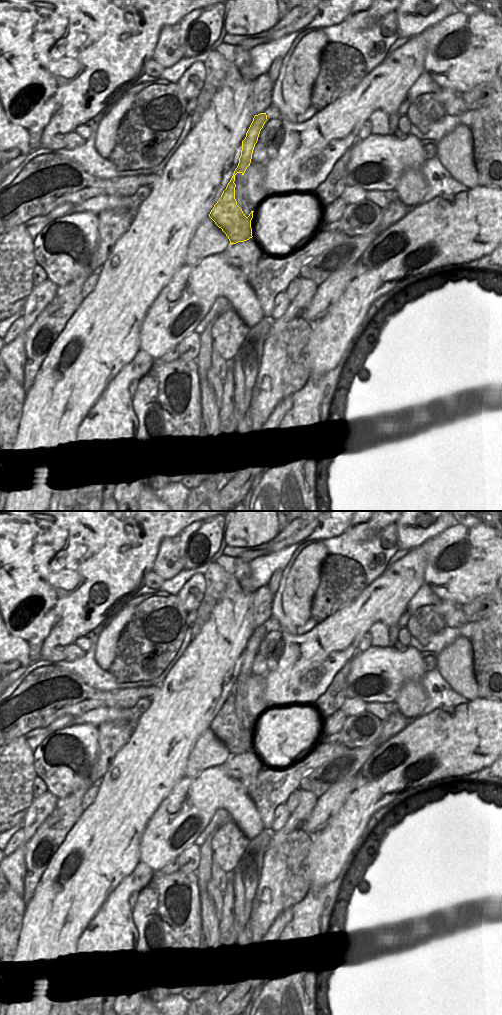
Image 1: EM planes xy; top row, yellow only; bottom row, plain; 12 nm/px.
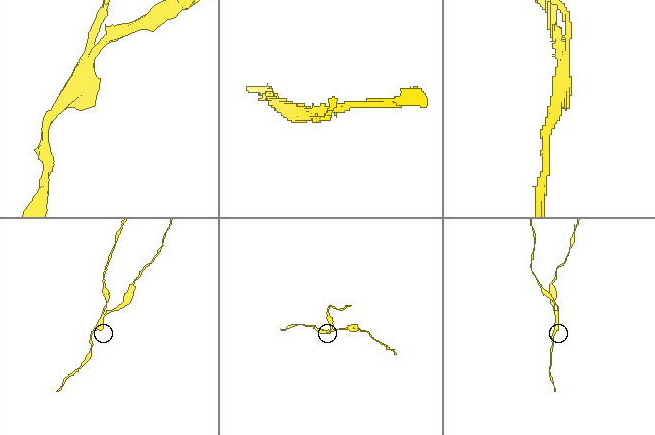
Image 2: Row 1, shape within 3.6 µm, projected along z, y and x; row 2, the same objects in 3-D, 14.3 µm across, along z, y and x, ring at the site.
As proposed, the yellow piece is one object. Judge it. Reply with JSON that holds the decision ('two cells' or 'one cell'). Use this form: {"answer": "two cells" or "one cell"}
{"answer": "two cells"}

